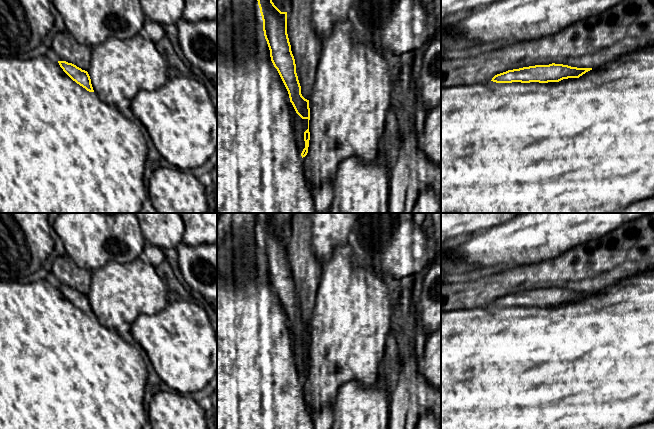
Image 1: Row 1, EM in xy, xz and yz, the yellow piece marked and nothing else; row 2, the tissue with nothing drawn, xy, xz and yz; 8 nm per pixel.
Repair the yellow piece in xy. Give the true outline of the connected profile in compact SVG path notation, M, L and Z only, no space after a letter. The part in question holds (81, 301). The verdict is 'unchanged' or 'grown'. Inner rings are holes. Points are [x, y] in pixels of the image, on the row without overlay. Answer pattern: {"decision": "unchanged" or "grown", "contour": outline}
{"decision": "unchanged", "contour": "M58 285L63 295L77 308L85 312L89 316L94 316L91 303L87 295L82 294L72 287L66 285Z"}

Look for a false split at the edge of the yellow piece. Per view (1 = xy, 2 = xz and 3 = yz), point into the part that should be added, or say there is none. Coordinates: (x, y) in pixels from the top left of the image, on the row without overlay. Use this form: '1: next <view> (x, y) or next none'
1: next none
2: next none
3: next none

